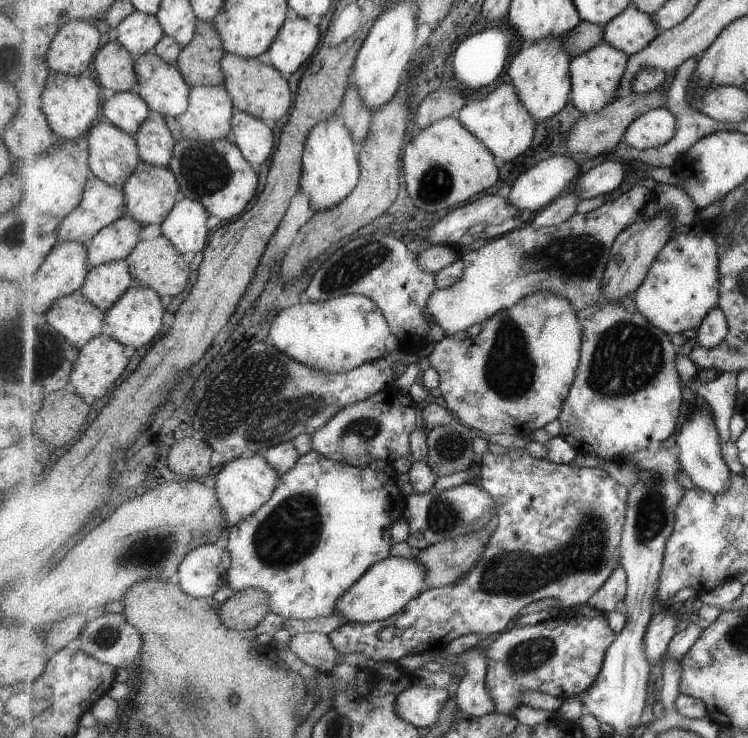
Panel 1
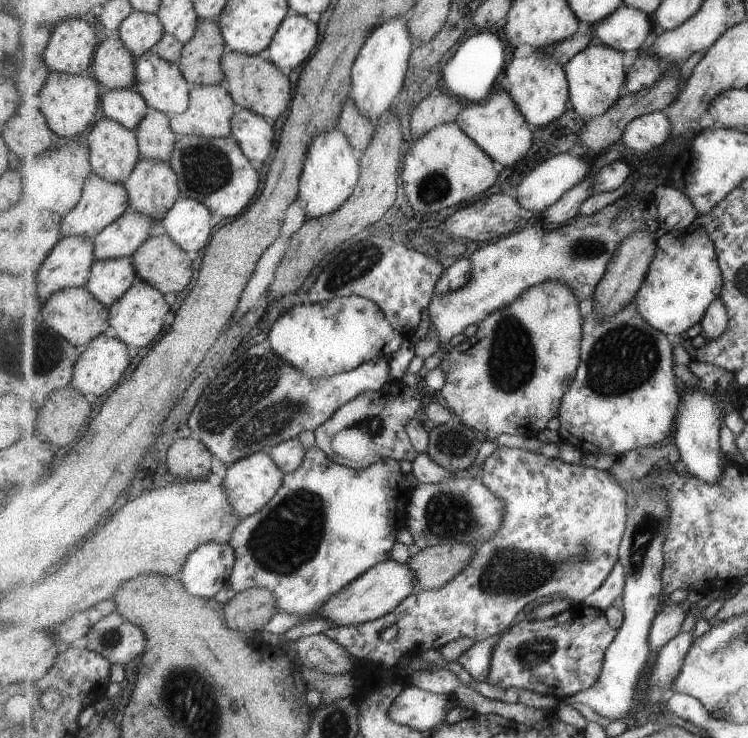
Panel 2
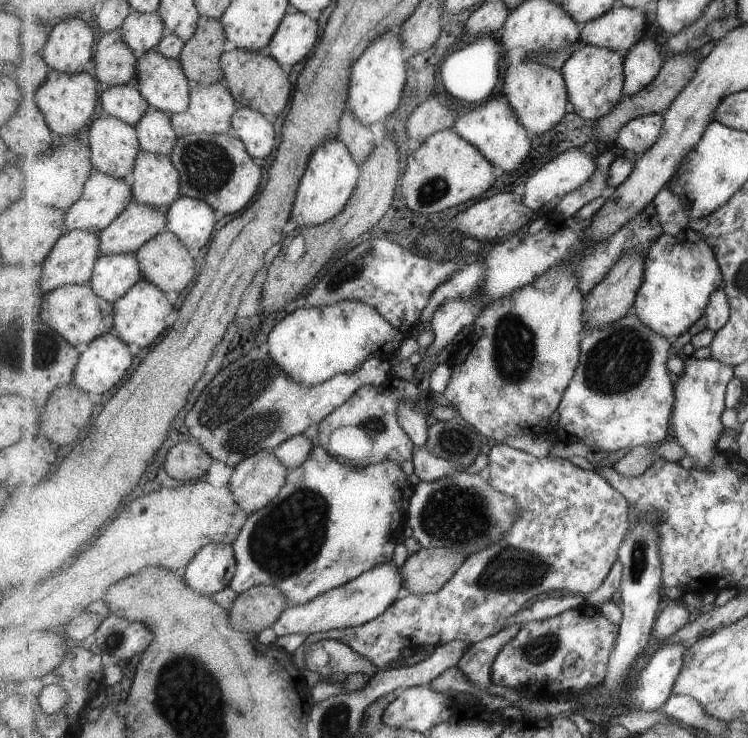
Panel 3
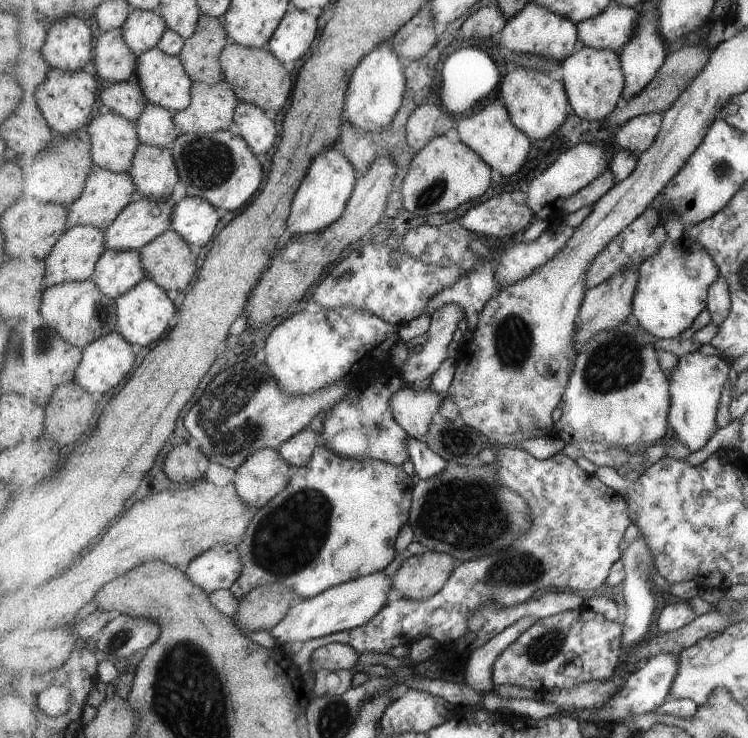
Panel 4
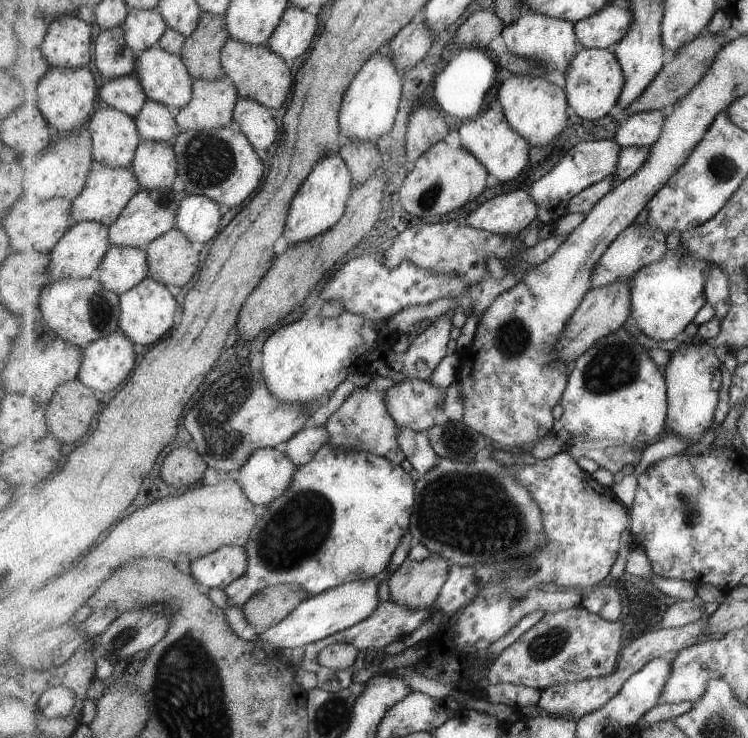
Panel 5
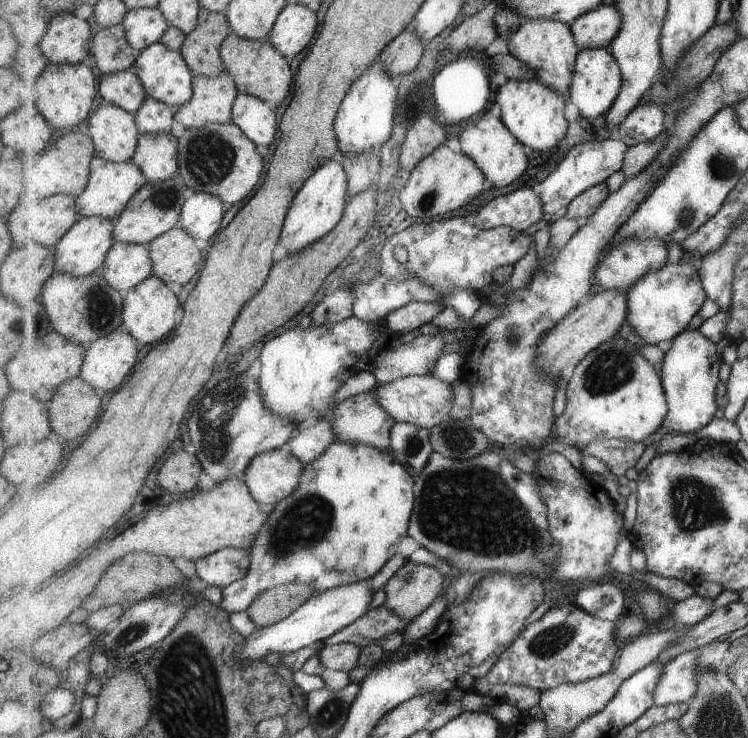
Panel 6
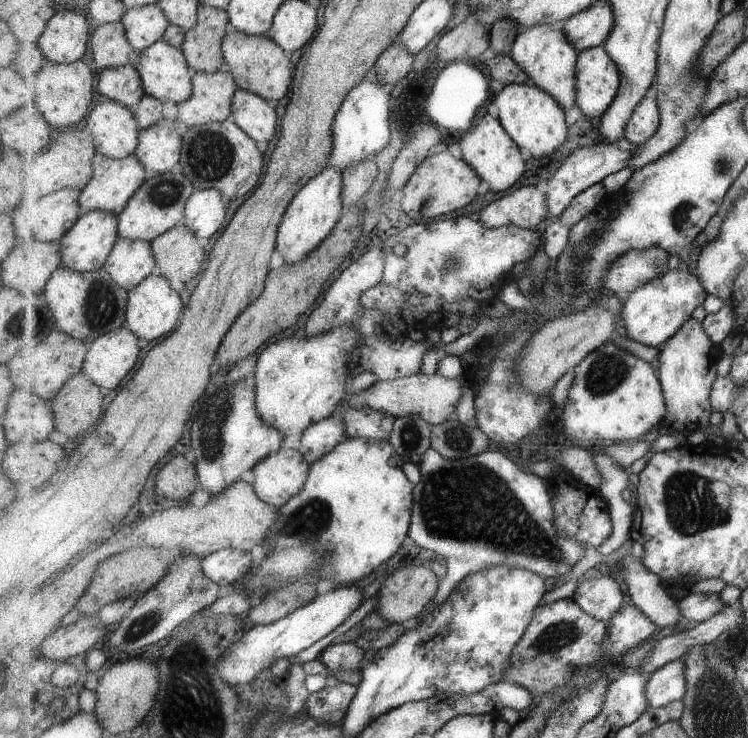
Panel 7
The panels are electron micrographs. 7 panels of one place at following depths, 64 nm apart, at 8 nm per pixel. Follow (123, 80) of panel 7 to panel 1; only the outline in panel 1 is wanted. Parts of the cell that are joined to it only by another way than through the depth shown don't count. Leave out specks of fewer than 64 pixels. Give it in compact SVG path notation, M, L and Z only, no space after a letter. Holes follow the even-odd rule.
M135 91L109 93L104 111L108 121L133 135L152 113L148 101Z

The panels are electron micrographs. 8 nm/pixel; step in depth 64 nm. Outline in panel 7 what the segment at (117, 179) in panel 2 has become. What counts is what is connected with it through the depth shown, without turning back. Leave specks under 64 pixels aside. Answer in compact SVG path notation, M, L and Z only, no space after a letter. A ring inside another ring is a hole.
M105 100L95 104L87 118L87 129L96 140L99 153L115 159L125 159L137 150L140 143L141 126L137 122L136 113L115 100Z

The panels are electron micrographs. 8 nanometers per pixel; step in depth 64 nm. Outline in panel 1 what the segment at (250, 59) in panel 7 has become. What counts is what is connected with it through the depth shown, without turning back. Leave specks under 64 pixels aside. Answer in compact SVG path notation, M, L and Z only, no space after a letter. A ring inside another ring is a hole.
M226 53L220 62L225 73L224 85L228 88L233 104L243 112L249 112L263 120L281 120L289 114L293 106L293 94L288 78L274 66L265 64L258 58L245 58L237 54Z

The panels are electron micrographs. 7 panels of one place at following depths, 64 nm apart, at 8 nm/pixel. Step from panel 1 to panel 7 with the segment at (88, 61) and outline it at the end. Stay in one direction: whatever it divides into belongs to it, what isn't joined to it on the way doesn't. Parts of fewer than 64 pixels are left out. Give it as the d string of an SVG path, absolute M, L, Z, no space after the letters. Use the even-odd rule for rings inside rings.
M58 8L37 43L49 61L71 64L87 54L89 38L91 30L85 16L71 8Z

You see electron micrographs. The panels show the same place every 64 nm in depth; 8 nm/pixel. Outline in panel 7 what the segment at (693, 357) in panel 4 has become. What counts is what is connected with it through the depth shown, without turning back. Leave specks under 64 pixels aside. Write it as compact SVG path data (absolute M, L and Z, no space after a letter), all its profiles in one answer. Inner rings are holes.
M693 318L681 326L681 330L667 340L666 346L657 356L657 374L664 388L667 414L662 420L664 427L677 430L678 436L702 431L711 425L711 390L719 377L717 364L721 358L720 346L716 345L703 328L703 324Z

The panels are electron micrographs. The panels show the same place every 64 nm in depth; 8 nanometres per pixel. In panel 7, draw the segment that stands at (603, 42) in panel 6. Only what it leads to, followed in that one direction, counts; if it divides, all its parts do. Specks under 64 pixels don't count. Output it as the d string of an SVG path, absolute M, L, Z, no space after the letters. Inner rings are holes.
M611 5L591 6L561 24L561 30L567 34L569 42L583 52L589 48L601 46L607 42L615 28L615 14Z

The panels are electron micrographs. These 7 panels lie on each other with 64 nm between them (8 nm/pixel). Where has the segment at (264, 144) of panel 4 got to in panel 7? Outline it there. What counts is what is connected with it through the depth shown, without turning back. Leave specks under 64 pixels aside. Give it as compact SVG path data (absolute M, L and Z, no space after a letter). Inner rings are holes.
M238 88L233 96L232 116L253 140L269 142L279 130L277 110L263 96Z

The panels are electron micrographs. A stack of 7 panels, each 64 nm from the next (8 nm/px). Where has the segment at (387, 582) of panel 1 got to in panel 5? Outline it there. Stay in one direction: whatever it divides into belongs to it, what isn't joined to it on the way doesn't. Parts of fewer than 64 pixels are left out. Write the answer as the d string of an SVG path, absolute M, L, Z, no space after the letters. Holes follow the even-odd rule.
M377 578L350 580L347 584L312 596L277 626L261 631L258 642L255 642L257 644L255 649L267 651L269 644L275 650L306 647L328 636L333 636L335 633L347 630L347 628L367 620L369 616L373 616L373 612L382 603L381 598L379 598L379 588L381 588L381 583Z

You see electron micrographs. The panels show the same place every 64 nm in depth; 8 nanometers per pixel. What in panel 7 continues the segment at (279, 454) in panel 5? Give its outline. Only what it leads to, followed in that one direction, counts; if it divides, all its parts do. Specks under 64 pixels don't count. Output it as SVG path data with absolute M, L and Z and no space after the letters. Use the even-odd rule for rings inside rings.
M279 449L252 470L253 488L261 500L281 508L301 494L311 465L299 450Z

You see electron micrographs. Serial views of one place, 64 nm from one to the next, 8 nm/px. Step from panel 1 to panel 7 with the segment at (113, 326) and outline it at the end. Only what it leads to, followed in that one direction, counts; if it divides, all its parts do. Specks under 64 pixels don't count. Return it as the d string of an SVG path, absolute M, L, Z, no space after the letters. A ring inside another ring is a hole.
M155 273L146 278L141 284L135 286L129 291L129 306L127 307L127 320L125 326L129 327L131 332L135 332L143 342L153 342L163 338L165 334L173 332L181 312L183 312L183 302L181 296L173 288L168 278Z

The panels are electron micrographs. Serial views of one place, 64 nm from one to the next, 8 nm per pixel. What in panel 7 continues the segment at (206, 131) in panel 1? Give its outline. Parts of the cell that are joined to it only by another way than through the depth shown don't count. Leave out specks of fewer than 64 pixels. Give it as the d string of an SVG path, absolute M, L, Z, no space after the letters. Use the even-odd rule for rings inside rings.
M228 69L197 72L192 83L191 98L177 106L179 122L187 127L197 127L231 118L233 96L238 86Z

